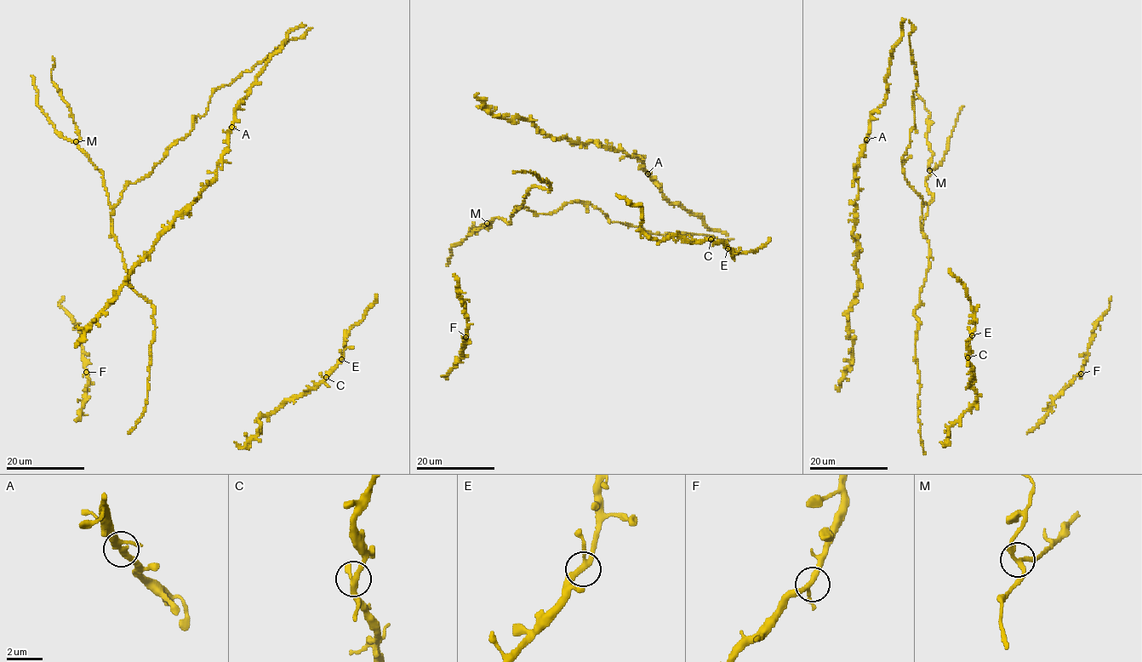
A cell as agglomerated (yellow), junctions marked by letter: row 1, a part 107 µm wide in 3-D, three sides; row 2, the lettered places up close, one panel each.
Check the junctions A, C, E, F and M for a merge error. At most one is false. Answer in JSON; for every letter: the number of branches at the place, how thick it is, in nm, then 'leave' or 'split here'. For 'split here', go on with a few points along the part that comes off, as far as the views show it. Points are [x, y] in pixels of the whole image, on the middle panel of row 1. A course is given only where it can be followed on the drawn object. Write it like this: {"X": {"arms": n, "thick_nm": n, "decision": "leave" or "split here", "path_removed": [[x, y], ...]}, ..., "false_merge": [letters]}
{"A": {"arms": 3, "thick_nm": 280, "decision": "leave"}, "C": {"arms": 3, "thick_nm": 280, "decision": "leave"}, "E": {"arms": 3, "thick_nm": 280, "decision": "leave"}, "F": {"arms": 3, "thick_nm": 280, "decision": "leave"}, "M": {"arms": 3, "thick_nm": 240, "decision": "leave"}, "false_merge": []}

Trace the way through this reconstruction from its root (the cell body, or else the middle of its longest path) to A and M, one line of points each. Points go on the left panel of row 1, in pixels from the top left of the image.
A: (165, 153), (190, 133), (192, 116), (206, 112), (216, 89), (311, 27), (288, 35), (237, 104), (231, 127)
M: (165, 153), (146, 176), (125, 185), (120, 200), (111, 207), (103, 172), (76, 141)

